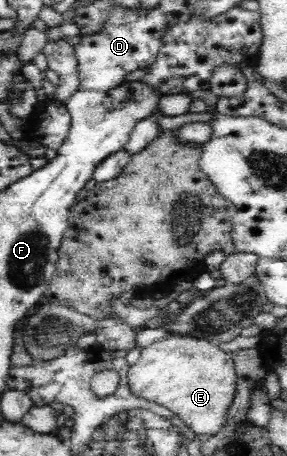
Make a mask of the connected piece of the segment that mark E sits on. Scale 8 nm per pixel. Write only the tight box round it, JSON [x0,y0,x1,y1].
[126,335,237,437]

